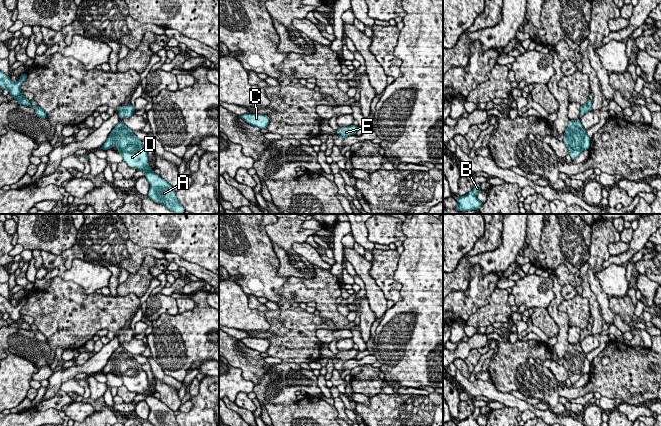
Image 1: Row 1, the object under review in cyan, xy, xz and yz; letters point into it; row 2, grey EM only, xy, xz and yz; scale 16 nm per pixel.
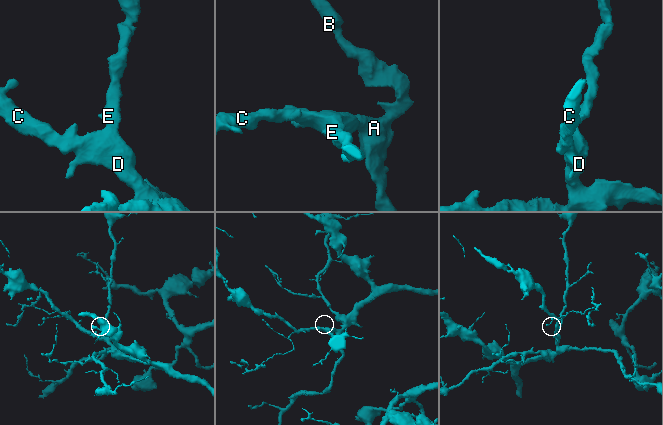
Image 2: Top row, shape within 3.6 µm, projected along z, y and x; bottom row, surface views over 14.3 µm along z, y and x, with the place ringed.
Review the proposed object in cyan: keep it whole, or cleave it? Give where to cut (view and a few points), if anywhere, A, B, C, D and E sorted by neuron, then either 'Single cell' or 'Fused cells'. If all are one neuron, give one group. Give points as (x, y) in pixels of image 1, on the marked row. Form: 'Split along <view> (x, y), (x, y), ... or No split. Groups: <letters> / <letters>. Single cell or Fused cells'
No split. Groups: A B C D E. Single cell

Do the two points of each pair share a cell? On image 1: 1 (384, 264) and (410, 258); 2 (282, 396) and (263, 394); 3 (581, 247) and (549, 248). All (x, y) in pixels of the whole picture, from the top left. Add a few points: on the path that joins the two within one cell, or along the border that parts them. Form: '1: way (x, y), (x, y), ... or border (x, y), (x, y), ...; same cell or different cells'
1: border (400, 254), (394, 278), (402, 284); different cells
2: way (277, 394), (268, 394); same cell
3: way (573, 247), (557, 247); same cell

